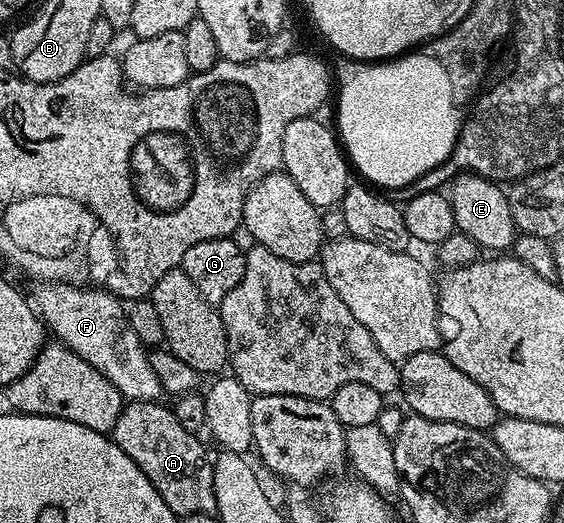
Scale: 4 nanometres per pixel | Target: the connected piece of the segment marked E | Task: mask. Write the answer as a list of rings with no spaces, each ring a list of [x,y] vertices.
[[[463,172],[453,177],[447,188],[447,195],[451,202],[451,210],[455,214],[455,228],[462,232],[469,240],[474,240],[481,248],[486,248],[486,253],[501,254],[512,249],[513,241],[518,235],[517,224],[511,214],[509,193],[500,183],[487,179],[486,176],[477,176],[473,172]]]

